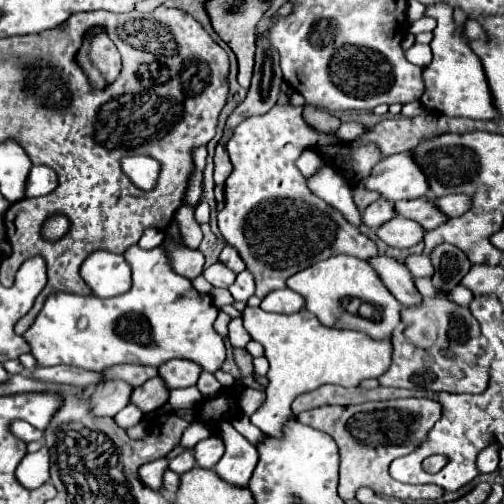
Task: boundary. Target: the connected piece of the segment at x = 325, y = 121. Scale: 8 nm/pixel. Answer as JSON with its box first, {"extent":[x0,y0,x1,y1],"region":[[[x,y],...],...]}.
{"extent":[303,106,341,132],"region":[[[305,106],[303,118],[305,118],[305,122],[307,122],[311,128],[315,128],[315,130],[319,130],[319,132],[337,132],[337,128],[339,128],[339,124],[341,124],[337,116],[333,116],[333,114],[327,112],[327,110],[315,108],[315,106]]]}

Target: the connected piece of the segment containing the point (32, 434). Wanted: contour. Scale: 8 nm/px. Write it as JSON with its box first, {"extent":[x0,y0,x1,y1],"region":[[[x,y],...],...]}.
{"extent":[11,420,43,442],"region":[[[15,420],[15,422],[11,424],[11,432],[13,432],[17,438],[21,438],[23,442],[33,442],[33,440],[41,440],[41,438],[43,438],[43,432],[41,432],[41,430],[33,428],[31,424],[27,424],[27,422],[23,422],[23,420]]]}

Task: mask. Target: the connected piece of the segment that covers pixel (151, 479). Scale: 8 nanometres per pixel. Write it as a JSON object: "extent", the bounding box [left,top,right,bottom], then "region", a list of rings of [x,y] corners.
{"extent":[139,458,169,490],"region":[[[161,458],[161,460],[155,460],[155,462],[149,462],[149,464],[141,466],[139,476],[141,476],[143,484],[153,488],[153,490],[159,490],[163,486],[163,474],[167,470],[167,464],[169,464],[169,460]]]}

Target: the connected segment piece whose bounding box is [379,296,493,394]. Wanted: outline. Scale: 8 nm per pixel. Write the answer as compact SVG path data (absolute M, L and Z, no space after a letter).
M435 296L433 300L423 300L421 304L429 306L429 316L437 322L437 342L423 350L405 338L393 338L393 364L383 376L379 376L381 386L431 392L483 392L489 382L493 350L487 348L487 340L481 334L479 322L473 318L469 308L453 304L447 300L447 296Z

